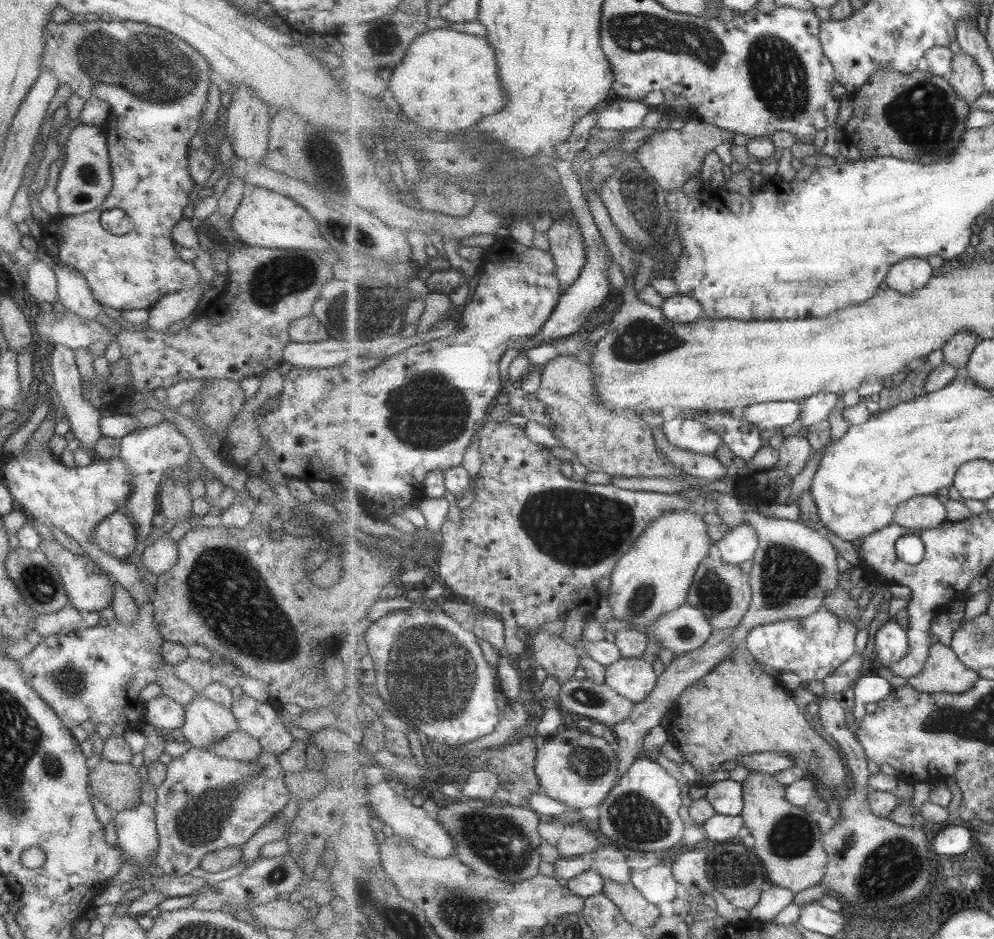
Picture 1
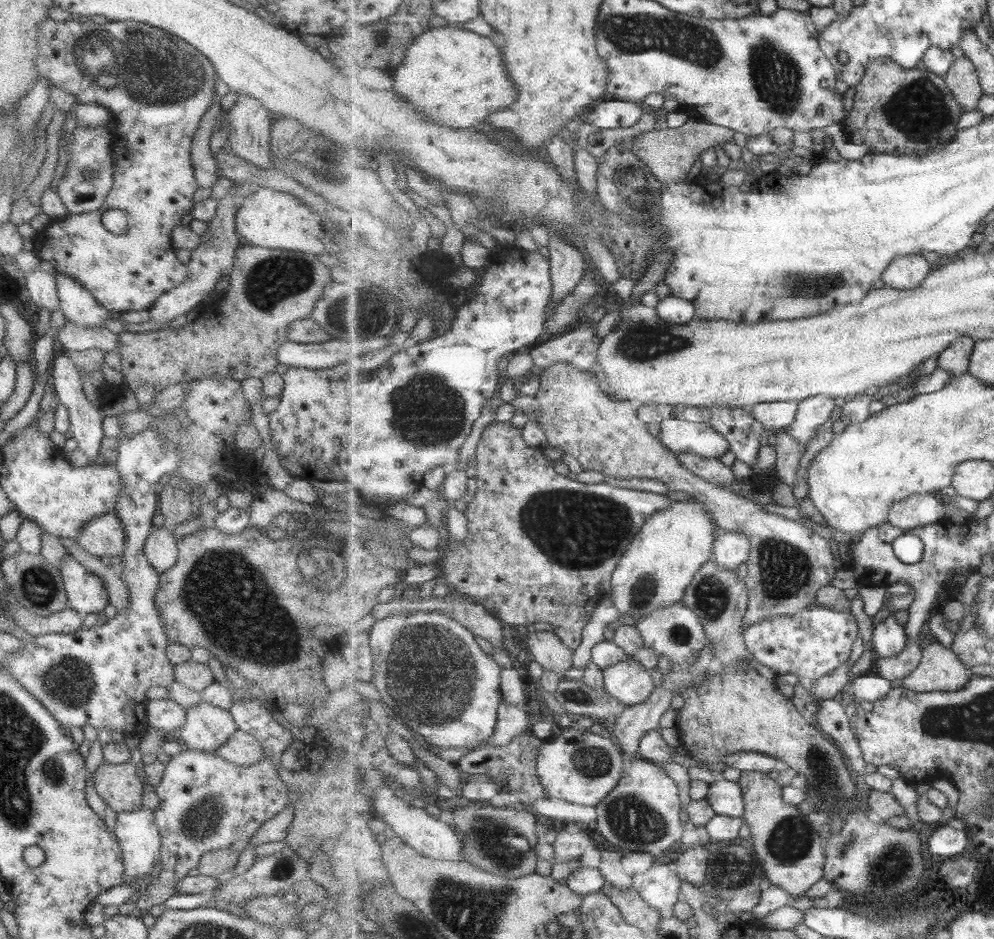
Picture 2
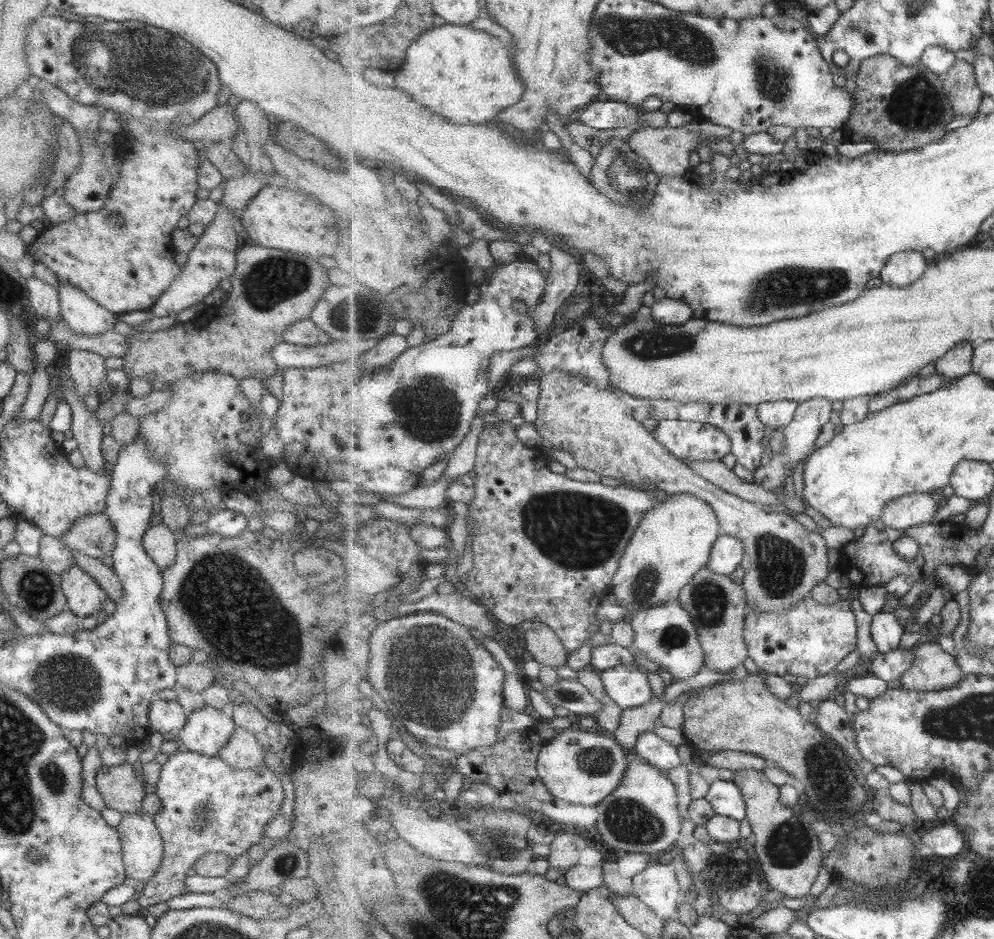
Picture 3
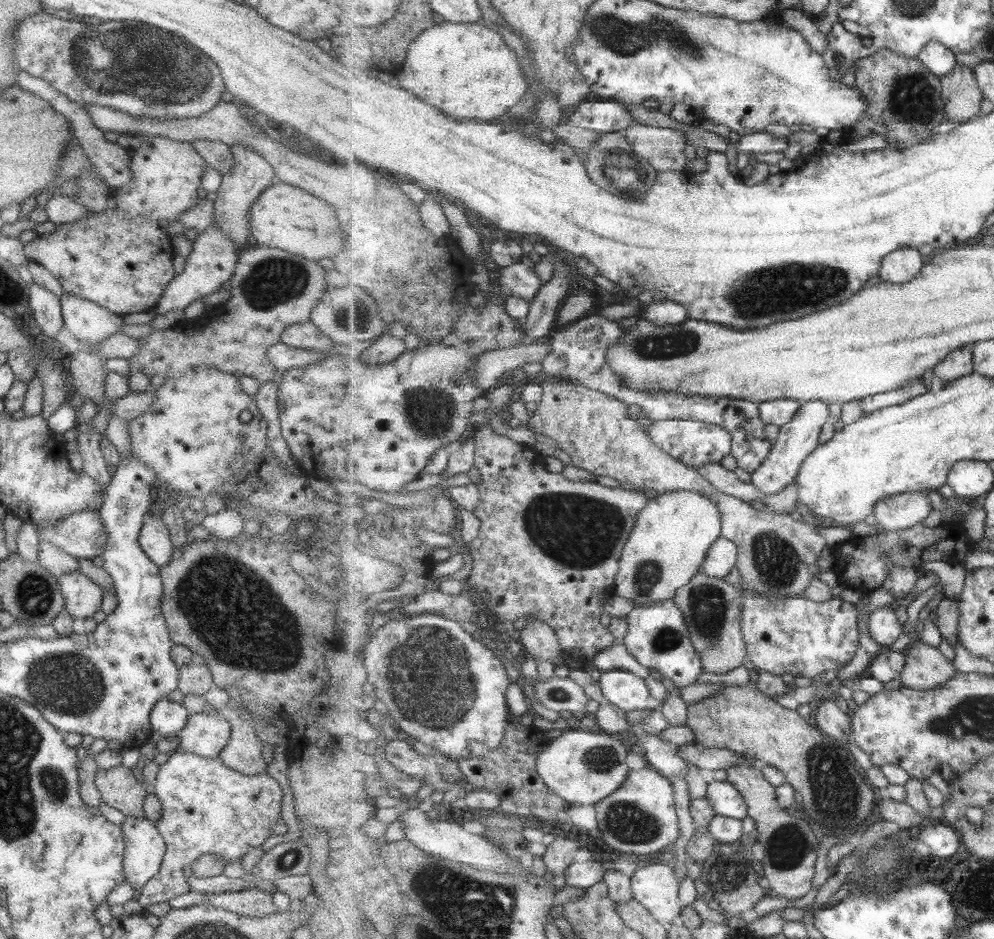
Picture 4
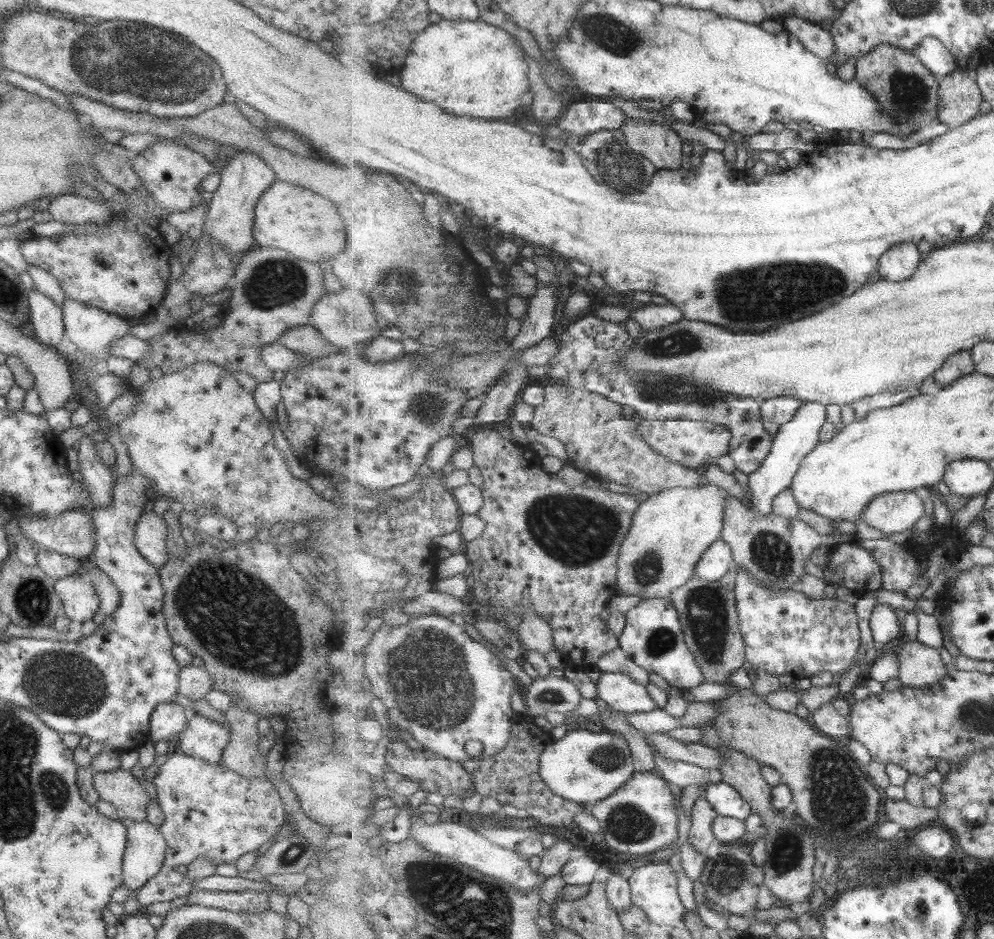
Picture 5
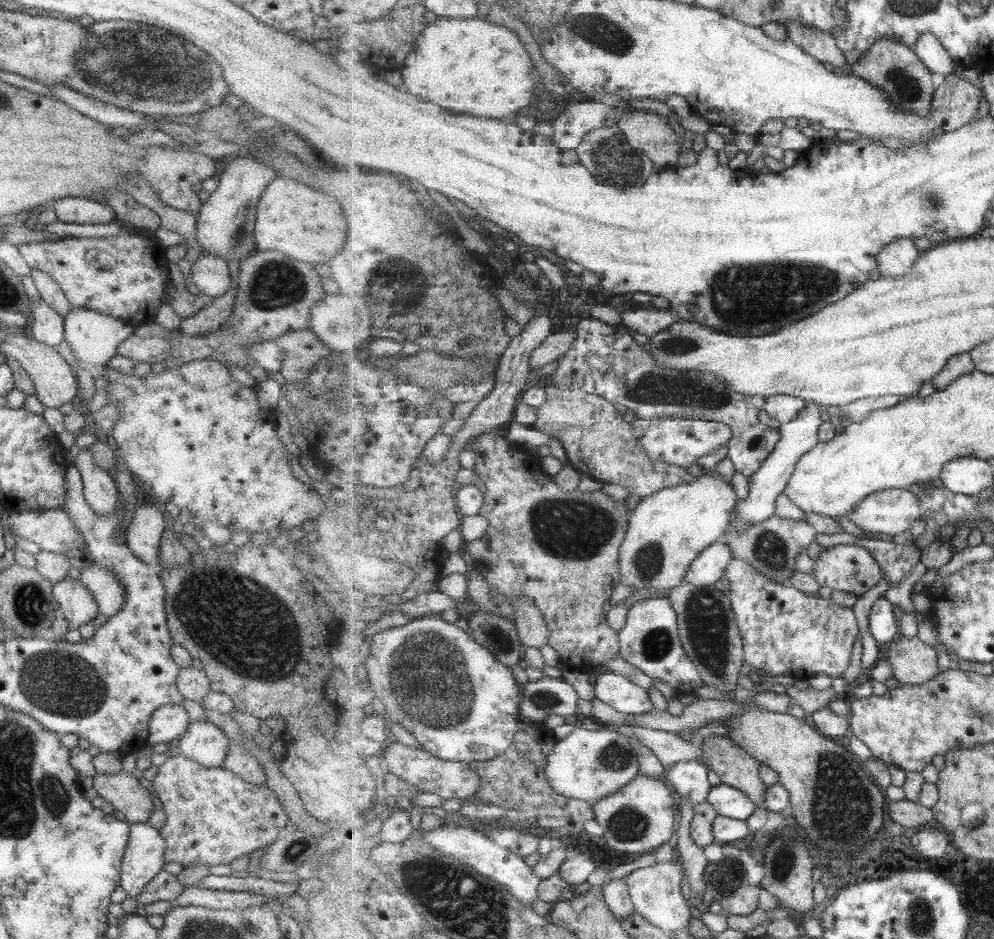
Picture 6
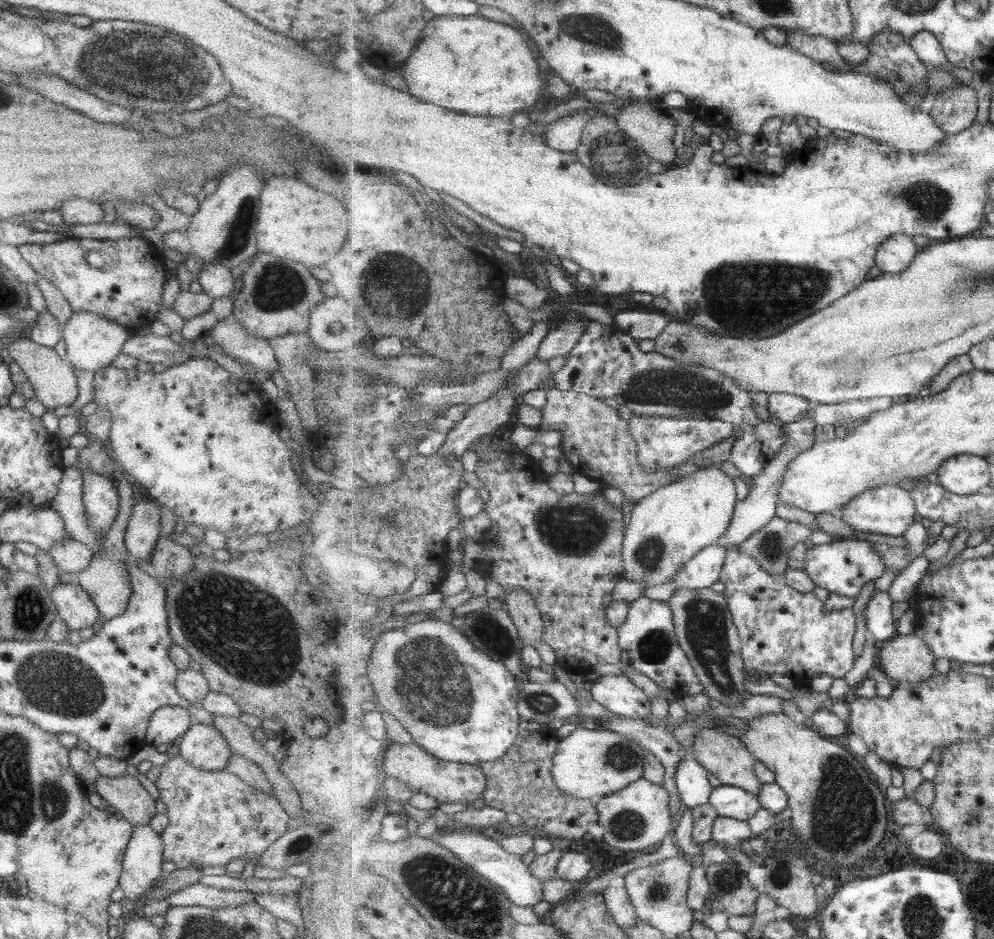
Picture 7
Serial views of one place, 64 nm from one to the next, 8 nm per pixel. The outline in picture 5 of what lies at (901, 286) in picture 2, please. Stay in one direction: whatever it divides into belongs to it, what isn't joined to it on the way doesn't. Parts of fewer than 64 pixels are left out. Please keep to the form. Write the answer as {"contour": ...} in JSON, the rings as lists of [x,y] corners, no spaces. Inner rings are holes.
{"contour":[[[914,243],[895,245],[882,257],[878,272],[882,279],[903,282],[914,276],[917,268],[922,264],[923,257]]]}

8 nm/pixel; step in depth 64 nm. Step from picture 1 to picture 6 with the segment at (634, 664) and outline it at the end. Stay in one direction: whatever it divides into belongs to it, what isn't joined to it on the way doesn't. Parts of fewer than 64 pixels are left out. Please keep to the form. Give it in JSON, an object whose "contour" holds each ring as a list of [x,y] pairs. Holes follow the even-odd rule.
{"contour":[[[614,673],[598,675],[594,680],[595,698],[625,714],[647,714],[653,710],[649,691],[629,678]]]}

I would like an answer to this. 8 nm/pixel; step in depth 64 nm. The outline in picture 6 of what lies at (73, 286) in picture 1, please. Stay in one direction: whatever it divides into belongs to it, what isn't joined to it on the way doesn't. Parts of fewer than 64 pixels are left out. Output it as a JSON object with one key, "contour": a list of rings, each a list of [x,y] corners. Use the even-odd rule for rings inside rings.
{"contour":[[[79,306],[69,307],[62,324],[64,339],[70,347],[76,364],[85,368],[105,364],[109,358],[116,355],[116,346],[133,332],[133,327],[123,320]]]}

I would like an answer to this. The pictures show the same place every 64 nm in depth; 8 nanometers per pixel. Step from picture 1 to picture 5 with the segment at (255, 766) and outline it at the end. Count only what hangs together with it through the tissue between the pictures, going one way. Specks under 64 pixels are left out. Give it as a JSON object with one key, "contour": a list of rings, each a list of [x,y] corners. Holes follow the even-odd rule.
{"contour":[[[177,751],[168,755],[167,760],[158,766],[152,783],[157,793],[156,802],[163,812],[164,821],[159,823],[158,829],[166,842],[166,851],[159,872],[149,878],[133,895],[142,909],[153,902],[169,902],[182,897],[193,889],[192,883],[184,882],[183,875],[175,871],[179,864],[187,865],[197,857],[207,857],[217,864],[233,863],[242,854],[255,851],[271,837],[280,834],[279,828],[287,824],[281,798],[268,775],[248,779],[219,763],[211,764]]]}

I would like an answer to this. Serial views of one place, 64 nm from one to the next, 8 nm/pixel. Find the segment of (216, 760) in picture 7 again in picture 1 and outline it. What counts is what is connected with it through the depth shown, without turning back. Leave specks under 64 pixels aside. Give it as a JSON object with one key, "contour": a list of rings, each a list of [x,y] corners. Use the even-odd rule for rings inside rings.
{"contour":[[[198,693],[184,706],[184,722],[175,736],[187,746],[206,748],[237,730],[235,718],[228,708]]]}

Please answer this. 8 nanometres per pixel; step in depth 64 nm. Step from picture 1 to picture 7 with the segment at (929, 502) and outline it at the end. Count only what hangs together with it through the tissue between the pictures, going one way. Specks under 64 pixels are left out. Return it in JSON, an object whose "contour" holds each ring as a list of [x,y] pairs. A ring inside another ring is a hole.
{"contour":[[[884,484],[854,498],[850,504],[842,508],[839,516],[854,530],[903,538],[907,530],[914,525],[917,513],[918,508],[911,491],[904,490],[899,485]]]}

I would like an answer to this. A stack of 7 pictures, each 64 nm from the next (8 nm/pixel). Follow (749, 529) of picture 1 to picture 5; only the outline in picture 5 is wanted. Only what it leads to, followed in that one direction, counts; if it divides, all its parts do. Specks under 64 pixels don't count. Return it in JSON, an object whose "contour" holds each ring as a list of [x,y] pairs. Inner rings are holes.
{"contour":[[[723,538],[711,545],[696,568],[694,577],[718,581],[729,574],[735,562],[732,546]]]}

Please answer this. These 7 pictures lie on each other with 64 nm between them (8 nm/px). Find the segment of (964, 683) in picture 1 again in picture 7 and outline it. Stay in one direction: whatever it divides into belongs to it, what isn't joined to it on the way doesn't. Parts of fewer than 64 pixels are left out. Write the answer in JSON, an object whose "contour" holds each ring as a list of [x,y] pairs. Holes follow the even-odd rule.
{"contour":[[[917,633],[898,634],[880,644],[878,656],[880,670],[899,683],[923,683],[935,676],[936,656]]]}

